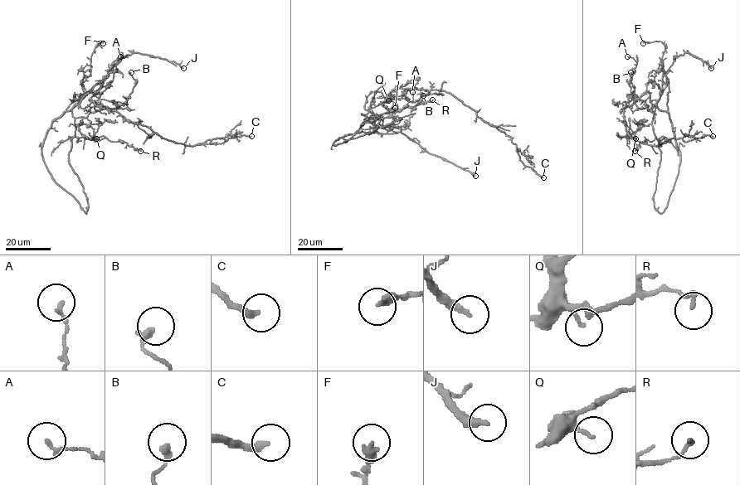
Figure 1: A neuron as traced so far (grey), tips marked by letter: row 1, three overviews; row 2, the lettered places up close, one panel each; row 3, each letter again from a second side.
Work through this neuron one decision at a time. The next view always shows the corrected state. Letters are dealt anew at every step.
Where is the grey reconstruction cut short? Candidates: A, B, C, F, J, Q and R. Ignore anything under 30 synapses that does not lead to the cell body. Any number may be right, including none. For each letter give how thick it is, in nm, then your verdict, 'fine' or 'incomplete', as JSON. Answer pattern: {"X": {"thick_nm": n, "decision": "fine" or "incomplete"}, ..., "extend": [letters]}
{"A": {"thick_nm": 150, "decision": "fine"}, "B": {"thick_nm": 280, "decision": "fine"}, "C": {"thick_nm": 280, "decision": "fine"}, "F": {"thick_nm": 320, "decision": "fine"}, "J": {"thick_nm": 240, "decision": "incomplete"}, "Q": {"thick_nm": 110, "decision": "fine"}, "R": {"thick_nm": 150, "decision": "fine"}, "extend": ["J"]}

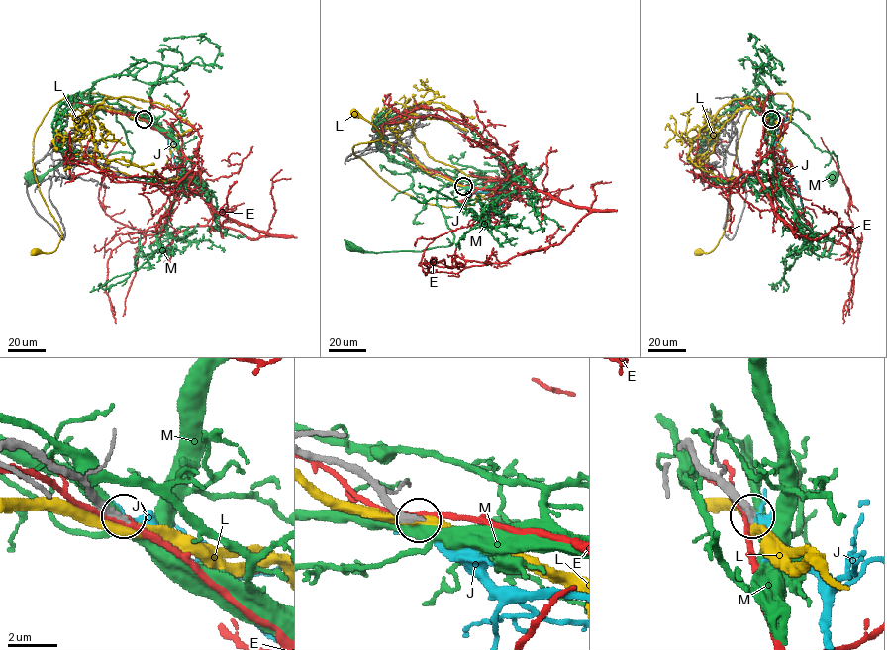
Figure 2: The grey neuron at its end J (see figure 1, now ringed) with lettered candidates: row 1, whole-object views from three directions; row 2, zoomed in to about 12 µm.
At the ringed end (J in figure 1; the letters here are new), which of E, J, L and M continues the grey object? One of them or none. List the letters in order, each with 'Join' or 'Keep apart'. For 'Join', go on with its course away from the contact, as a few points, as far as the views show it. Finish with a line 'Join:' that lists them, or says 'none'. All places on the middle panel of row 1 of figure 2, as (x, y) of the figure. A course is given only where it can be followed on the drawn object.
E: Keep apart
J: Join. Its course: (463, 186), (469, 191), (499, 197), (503, 208), (490, 217)
L: Keep apart
M: Keep apart
Join: J

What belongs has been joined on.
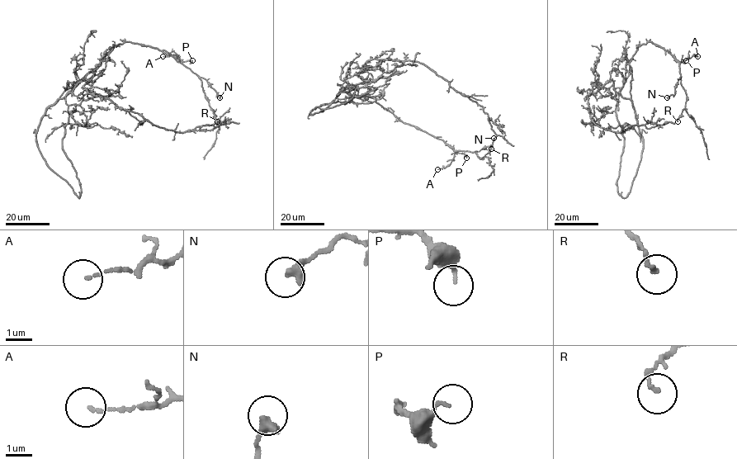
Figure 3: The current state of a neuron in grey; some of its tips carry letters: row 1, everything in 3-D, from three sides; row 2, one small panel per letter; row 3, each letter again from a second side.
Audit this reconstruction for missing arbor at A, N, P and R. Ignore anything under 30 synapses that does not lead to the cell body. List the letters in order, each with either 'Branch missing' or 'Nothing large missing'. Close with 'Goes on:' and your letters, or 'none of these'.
A: Nothing large missing
N: Nothing large missing
P: Nothing large missing
R: Nothing large missing
Goes on: none of these

